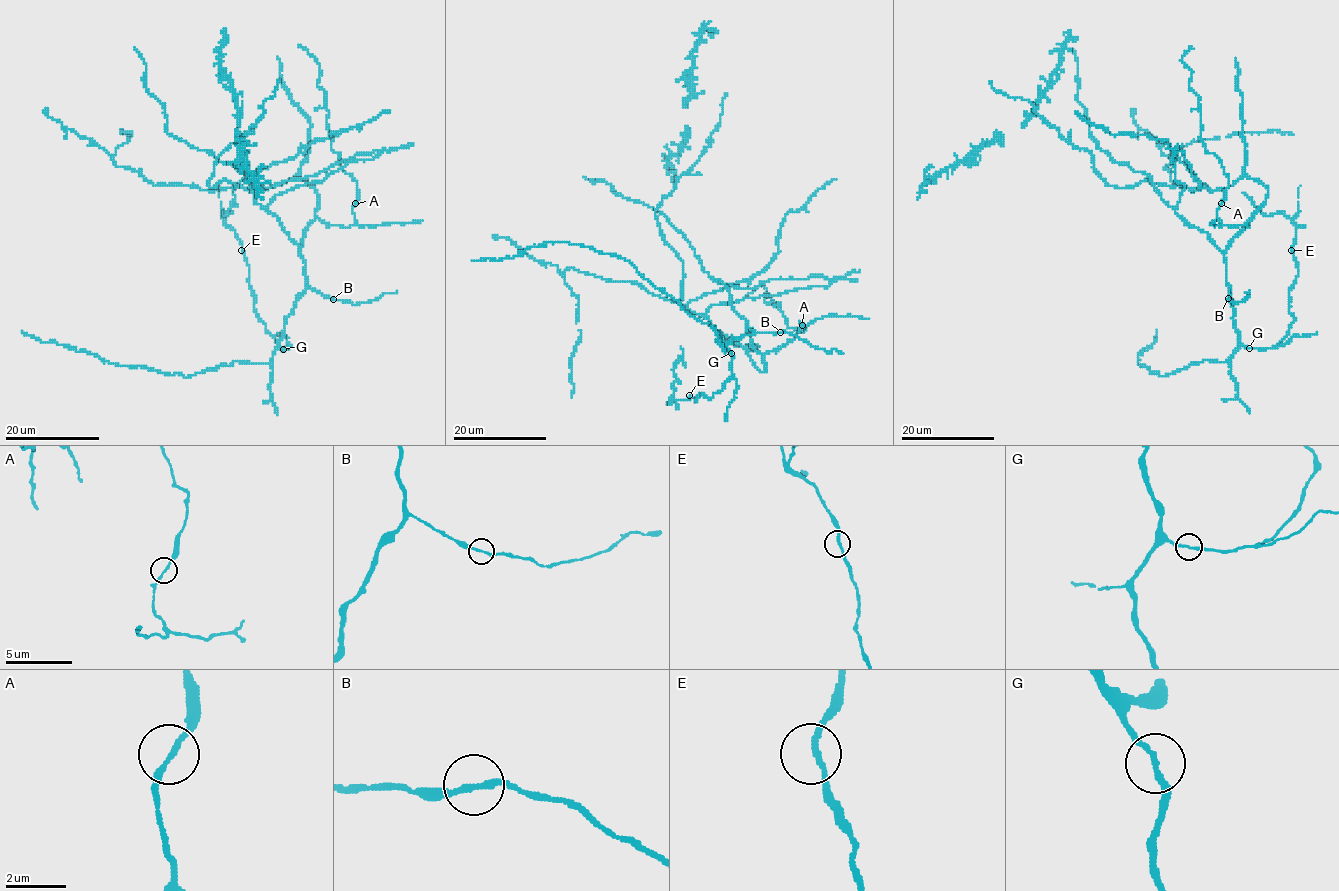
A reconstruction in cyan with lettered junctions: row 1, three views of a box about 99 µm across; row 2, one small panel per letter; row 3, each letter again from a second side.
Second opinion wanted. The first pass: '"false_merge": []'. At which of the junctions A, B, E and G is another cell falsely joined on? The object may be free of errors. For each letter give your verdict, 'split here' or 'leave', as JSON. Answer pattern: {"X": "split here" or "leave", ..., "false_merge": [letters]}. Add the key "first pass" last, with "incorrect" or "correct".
{"A": "leave", "B": "leave", "E": "leave", "G": "leave", "false_merge": [], "first pass": "correct"}

